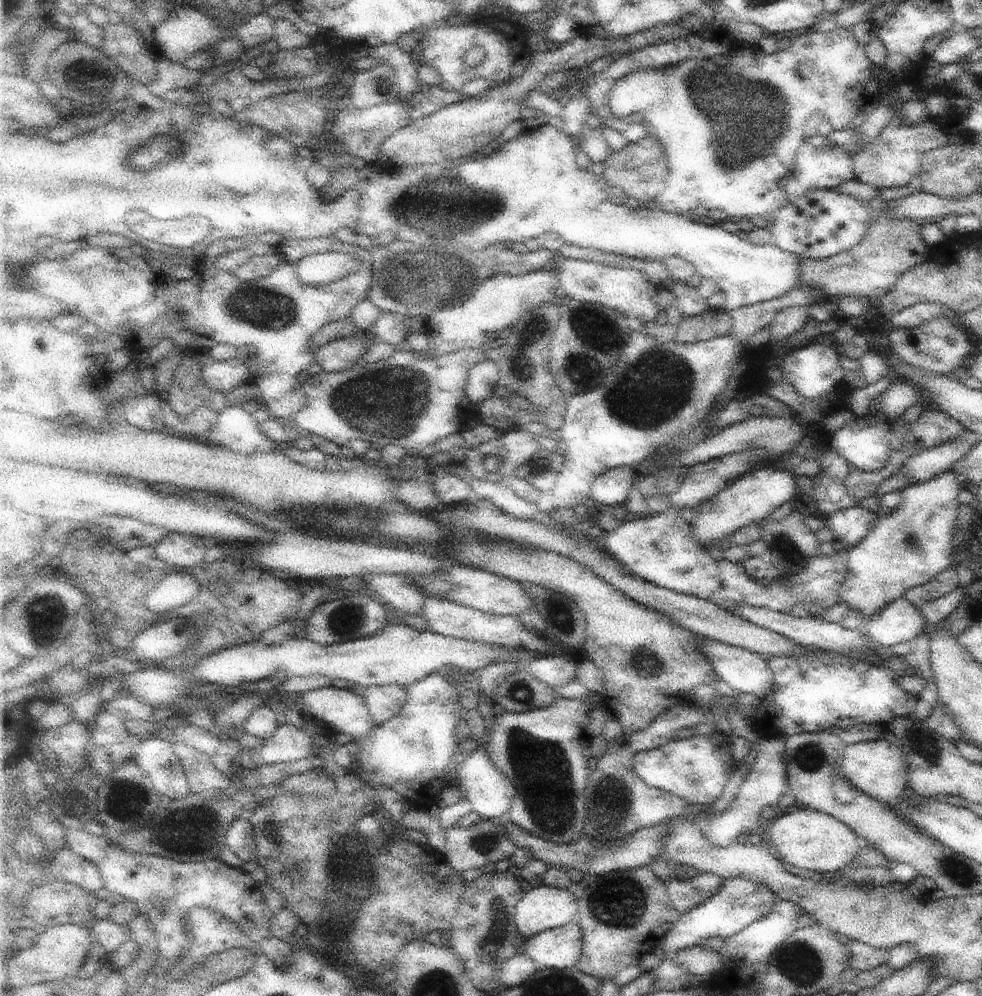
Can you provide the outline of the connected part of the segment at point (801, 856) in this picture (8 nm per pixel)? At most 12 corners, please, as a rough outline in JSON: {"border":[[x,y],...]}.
{"border":[[810,807],[766,836],[784,863],[835,873],[862,847],[845,822]]}

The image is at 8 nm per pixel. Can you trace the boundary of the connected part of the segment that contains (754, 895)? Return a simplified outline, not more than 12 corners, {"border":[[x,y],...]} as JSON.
{"border":[[740,877],[723,880],[682,915],[662,959],[735,935],[768,916],[778,896]]}

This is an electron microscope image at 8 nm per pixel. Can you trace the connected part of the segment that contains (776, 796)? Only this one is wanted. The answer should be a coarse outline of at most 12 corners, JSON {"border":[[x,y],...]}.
{"border":[[759,738],[755,764],[727,811],[702,822],[721,847],[760,831],[789,790],[786,738]]}

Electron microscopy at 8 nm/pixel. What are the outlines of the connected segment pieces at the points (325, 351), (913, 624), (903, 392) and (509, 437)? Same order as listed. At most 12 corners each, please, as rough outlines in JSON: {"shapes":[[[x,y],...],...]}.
{"shapes":[[[353,334],[326,343],[315,362],[329,373],[352,368],[370,337]],[[905,596],[858,628],[884,646],[913,642],[926,618]],[[908,381],[892,382],[872,414],[890,422],[917,405],[919,390]],[[510,431],[503,438],[507,450],[498,473],[511,474],[543,446],[539,435]]]}

